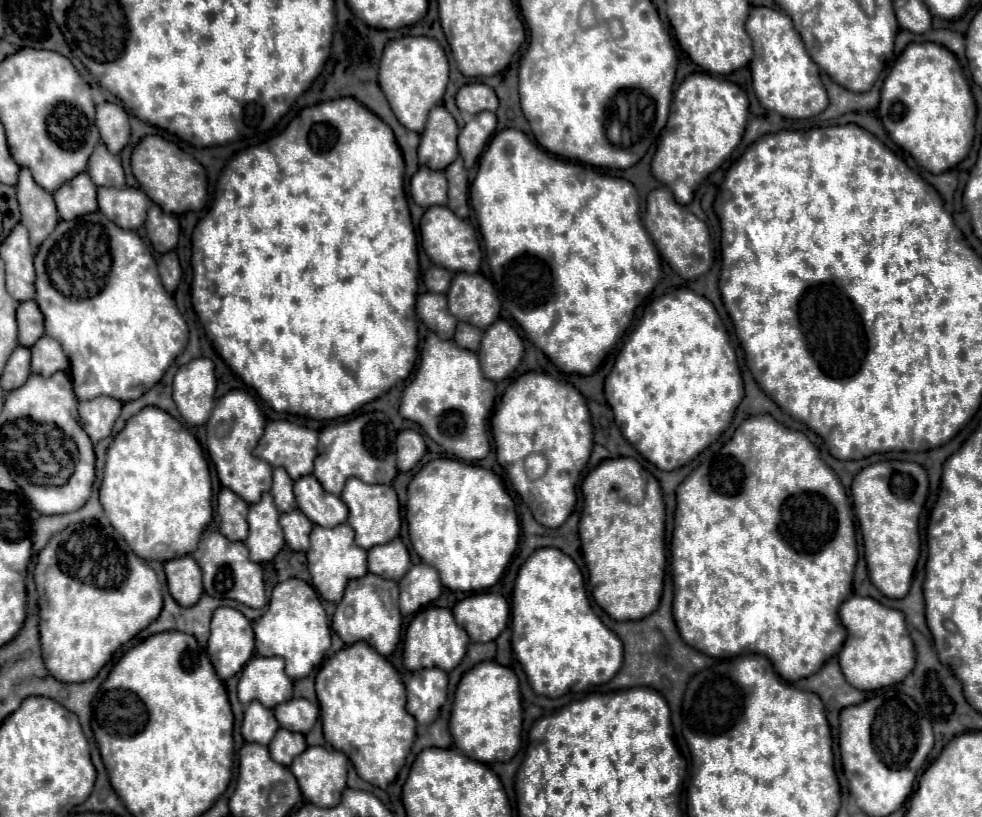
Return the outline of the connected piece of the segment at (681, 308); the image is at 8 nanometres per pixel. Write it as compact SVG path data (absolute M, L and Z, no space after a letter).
M684 287L650 302L620 348L616 364L604 382L604 394L622 436L660 470L676 470L712 444L728 428L744 396L736 354L712 302Z

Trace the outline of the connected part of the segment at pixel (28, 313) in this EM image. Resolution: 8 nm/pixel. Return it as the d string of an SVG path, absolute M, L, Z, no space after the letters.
M26 300L16 310L18 320L18 342L30 348L44 334L44 318L34 300Z

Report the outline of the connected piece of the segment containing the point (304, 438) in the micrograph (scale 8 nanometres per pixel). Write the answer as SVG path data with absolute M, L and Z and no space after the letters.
M274 420L264 428L264 436L254 448L254 456L266 460L272 466L282 466L298 480L312 472L316 456L318 432L298 426L288 420Z

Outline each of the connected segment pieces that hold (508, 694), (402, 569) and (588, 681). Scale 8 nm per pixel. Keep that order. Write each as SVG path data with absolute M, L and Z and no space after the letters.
M478 662L458 682L450 712L450 734L454 748L468 758L494 764L508 762L520 748L522 706L516 674L498 662Z
M400 538L368 550L368 572L372 574L384 576L388 580L400 580L406 574L408 566L408 550Z
M538 548L518 570L512 590L512 650L532 690L548 698L606 684L622 666L622 642L592 612L582 572L558 548Z

